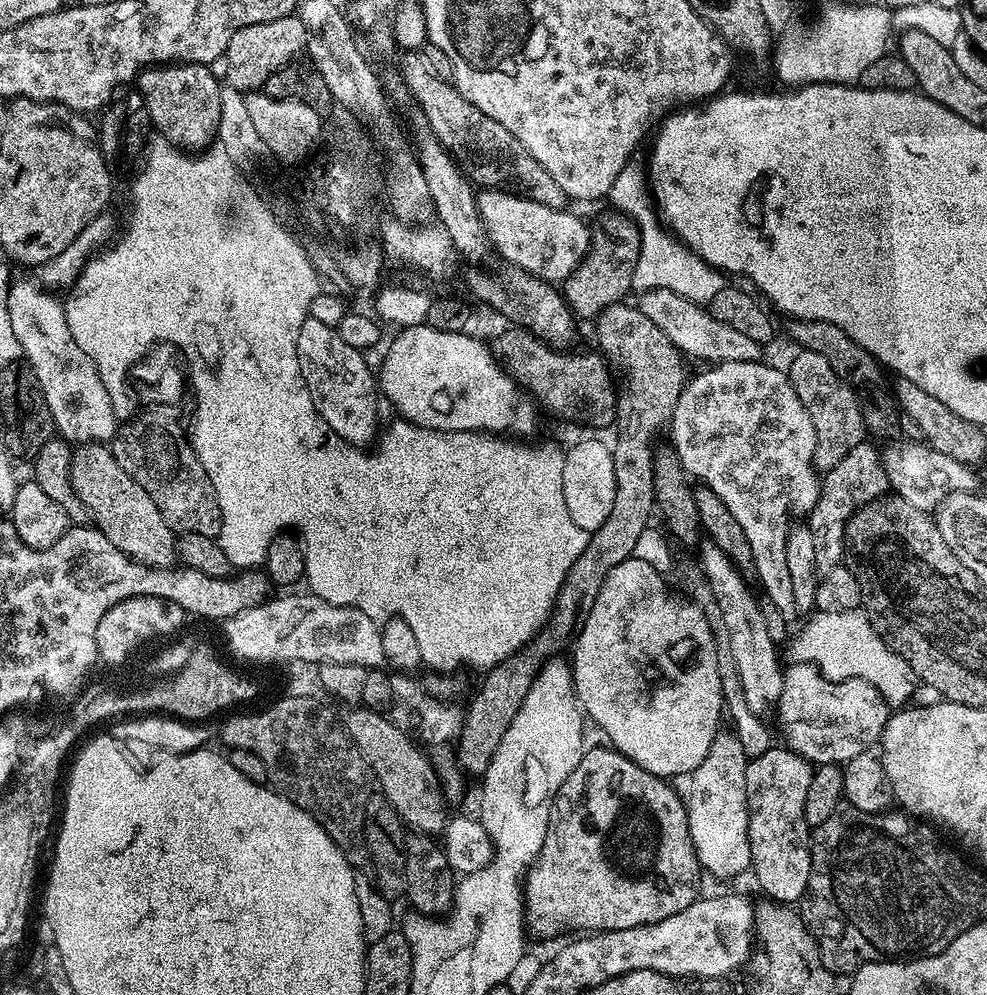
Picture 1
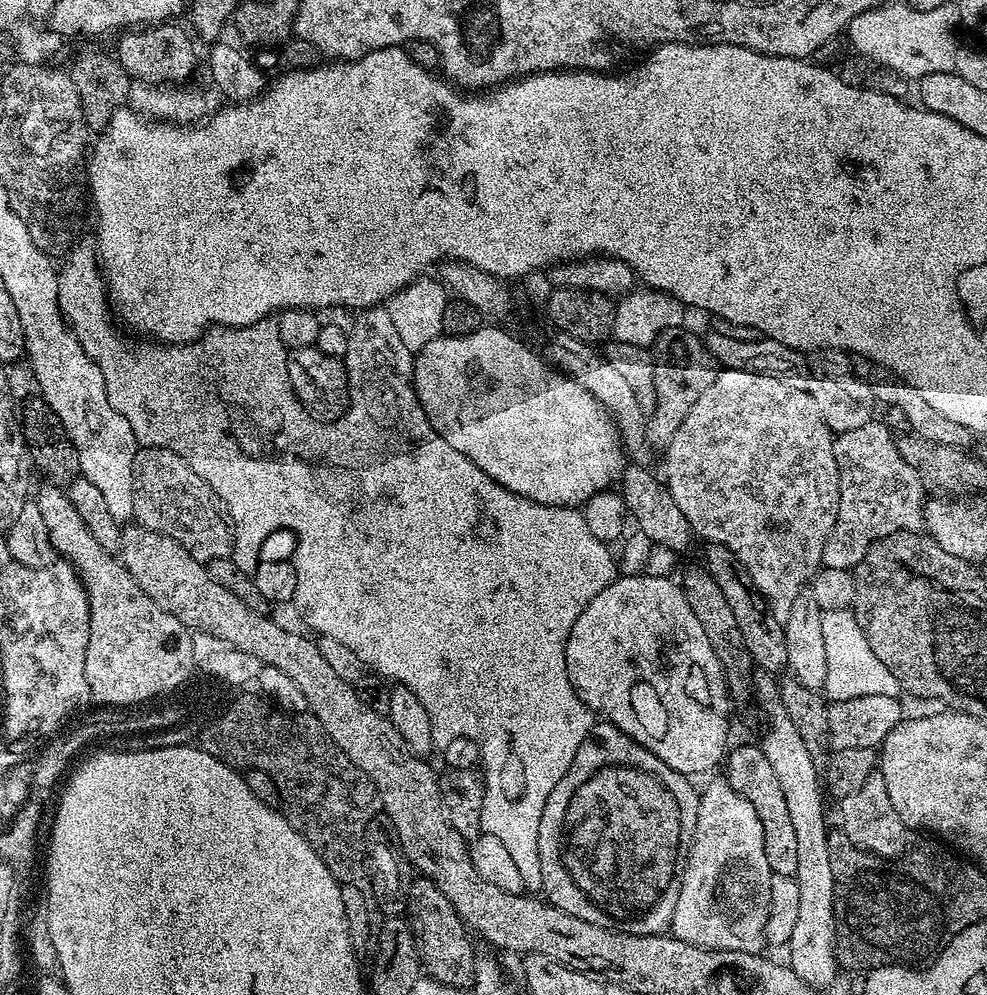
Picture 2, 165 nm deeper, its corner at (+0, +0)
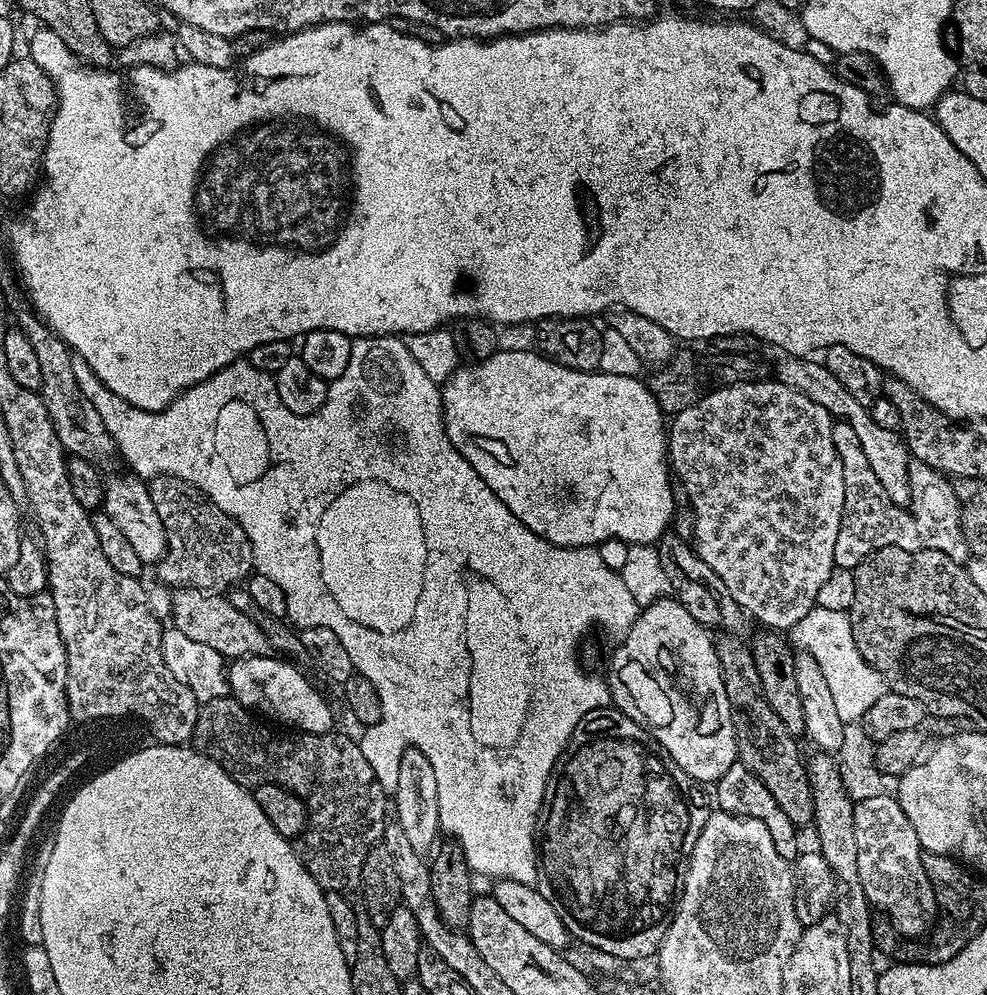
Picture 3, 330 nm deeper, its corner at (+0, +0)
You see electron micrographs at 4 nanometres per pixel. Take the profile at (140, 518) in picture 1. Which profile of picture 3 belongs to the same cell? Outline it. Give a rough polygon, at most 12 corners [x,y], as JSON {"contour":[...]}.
{"contour":[[180,586],[171,623],[225,658],[266,656],[266,634],[224,594]]}

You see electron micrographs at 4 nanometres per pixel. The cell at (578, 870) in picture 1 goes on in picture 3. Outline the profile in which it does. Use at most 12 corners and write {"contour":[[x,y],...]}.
{"contour":[[616,707],[548,779],[535,887],[655,957],[710,808]]}

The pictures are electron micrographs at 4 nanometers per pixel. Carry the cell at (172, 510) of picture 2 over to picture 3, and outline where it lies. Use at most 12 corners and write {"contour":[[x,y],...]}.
{"contour":[[177,476],[148,484],[172,586],[224,594],[253,571],[245,525]]}

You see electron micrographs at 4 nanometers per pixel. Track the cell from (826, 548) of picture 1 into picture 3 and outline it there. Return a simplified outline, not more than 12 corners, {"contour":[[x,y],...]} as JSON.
{"contour":[[832,425],[844,479],[836,567],[874,550],[969,559],[956,485],[908,466],[912,513],[893,504],[858,434]]}

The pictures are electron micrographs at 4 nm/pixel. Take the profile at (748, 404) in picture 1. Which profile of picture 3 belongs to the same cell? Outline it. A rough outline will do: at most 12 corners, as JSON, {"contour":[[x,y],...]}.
{"contour":[[775,378],[676,416],[696,553],[768,630],[830,578],[834,418]]}

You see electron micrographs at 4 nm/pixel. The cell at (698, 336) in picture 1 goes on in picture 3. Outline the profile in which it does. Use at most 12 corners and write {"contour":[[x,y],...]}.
{"contour":[[780,359],[775,379],[858,434],[897,506],[912,498],[903,435],[879,427],[819,359]]}

